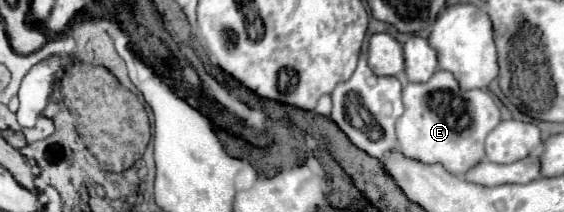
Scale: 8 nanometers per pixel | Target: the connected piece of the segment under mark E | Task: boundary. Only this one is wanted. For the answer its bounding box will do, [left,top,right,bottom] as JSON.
[397,70,515,180]

